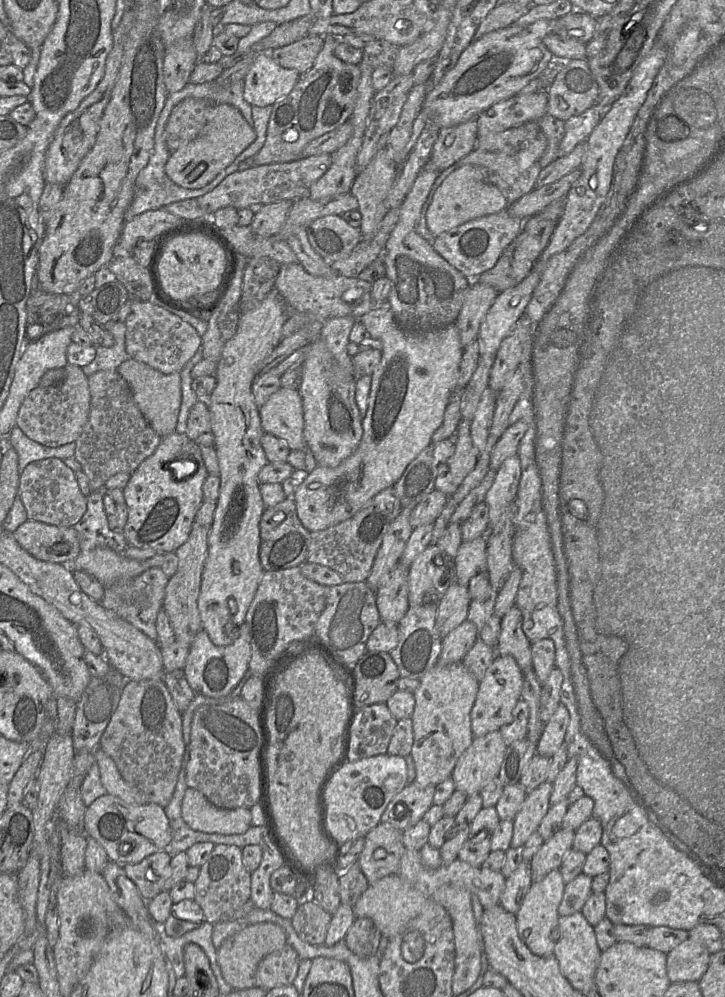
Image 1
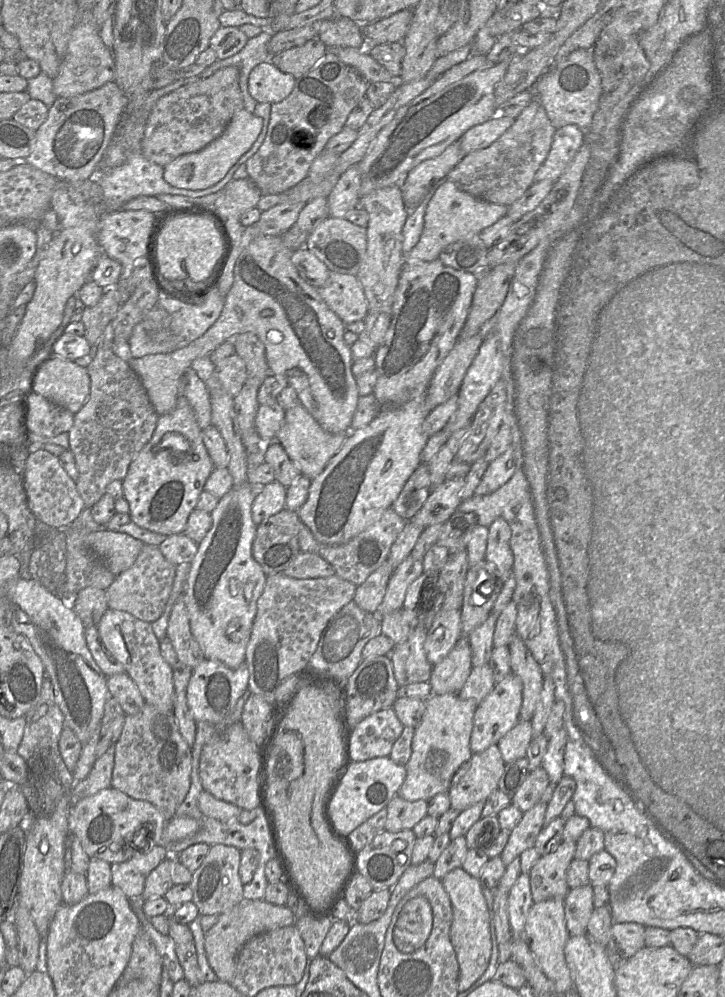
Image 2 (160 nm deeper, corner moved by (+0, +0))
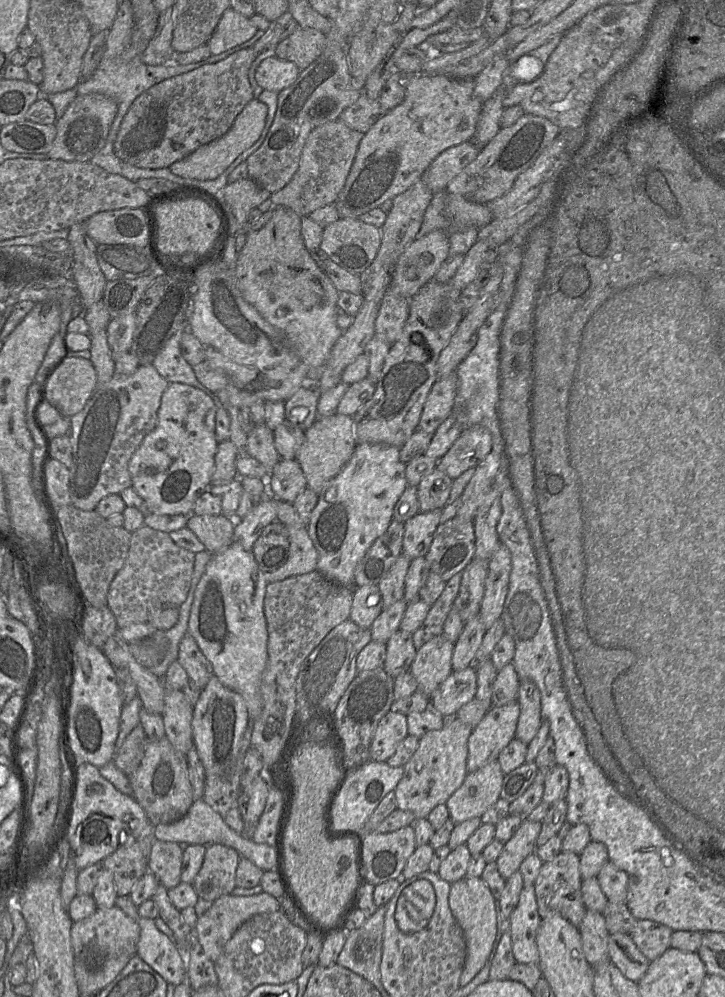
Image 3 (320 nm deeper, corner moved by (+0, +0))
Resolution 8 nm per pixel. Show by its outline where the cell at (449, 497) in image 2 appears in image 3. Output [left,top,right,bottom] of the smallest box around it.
[402,510,442,560]

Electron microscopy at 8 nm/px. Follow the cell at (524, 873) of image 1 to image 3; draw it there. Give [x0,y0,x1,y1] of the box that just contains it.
[507,885,541,964]

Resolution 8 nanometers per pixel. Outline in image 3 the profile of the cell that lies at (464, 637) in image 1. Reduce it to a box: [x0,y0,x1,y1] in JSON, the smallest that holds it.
[431,665,477,717]

